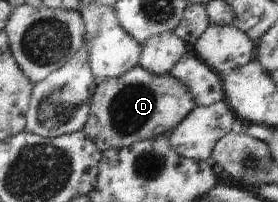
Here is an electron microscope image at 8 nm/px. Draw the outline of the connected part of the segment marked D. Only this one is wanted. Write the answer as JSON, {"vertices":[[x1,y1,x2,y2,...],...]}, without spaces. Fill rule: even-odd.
{"vertices":[[138,65,122,76,97,82,83,131,103,153,138,141,168,136,194,107,196,103,185,84,169,74,157,75]]}

